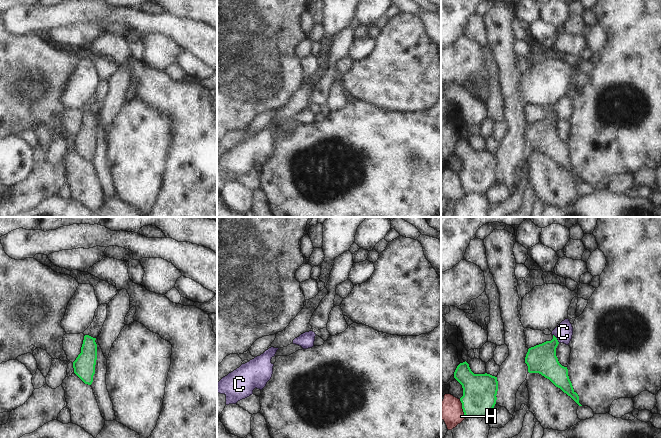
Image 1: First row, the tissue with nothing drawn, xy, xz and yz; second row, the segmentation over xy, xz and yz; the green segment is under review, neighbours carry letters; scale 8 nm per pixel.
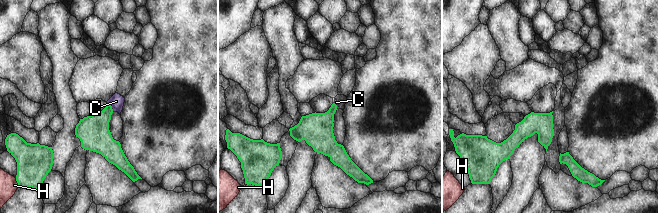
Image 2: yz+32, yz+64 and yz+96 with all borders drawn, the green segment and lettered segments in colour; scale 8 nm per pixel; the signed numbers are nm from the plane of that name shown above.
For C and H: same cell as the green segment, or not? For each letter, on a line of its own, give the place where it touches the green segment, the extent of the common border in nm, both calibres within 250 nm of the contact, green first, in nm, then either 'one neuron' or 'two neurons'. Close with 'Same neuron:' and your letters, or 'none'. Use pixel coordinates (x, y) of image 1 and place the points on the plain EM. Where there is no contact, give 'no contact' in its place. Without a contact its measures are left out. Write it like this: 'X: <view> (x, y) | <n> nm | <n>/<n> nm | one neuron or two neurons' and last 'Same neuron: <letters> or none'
C: yz (556, 114) | 90 nm | 240/150 nm | two neurons
H: yz (462, 184) | 150 nm | 280/180 nm | two neurons
Same neuron: none

